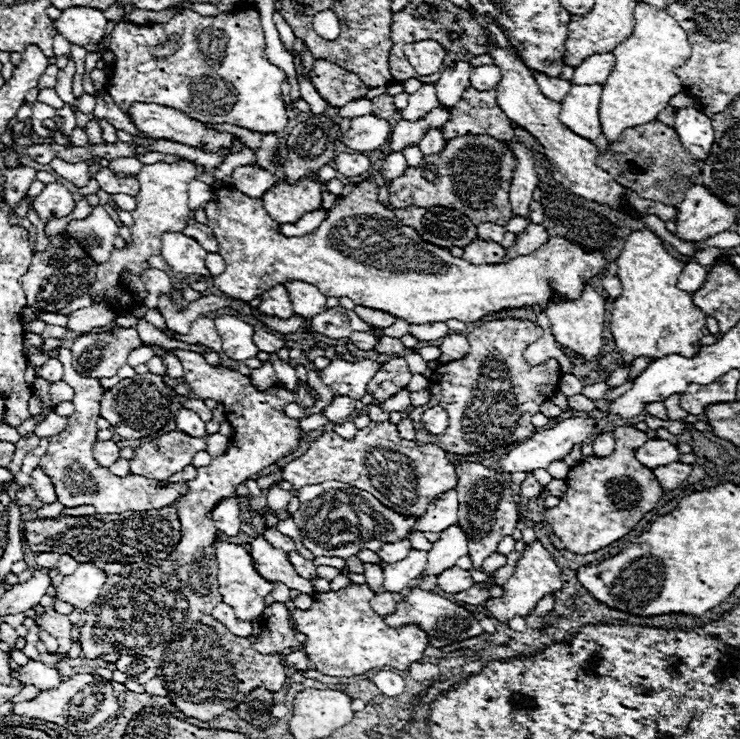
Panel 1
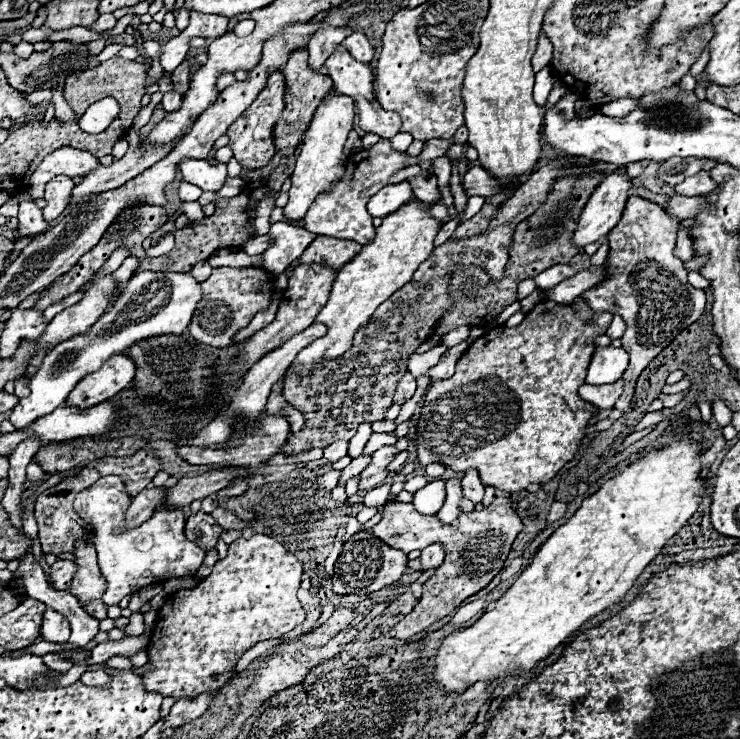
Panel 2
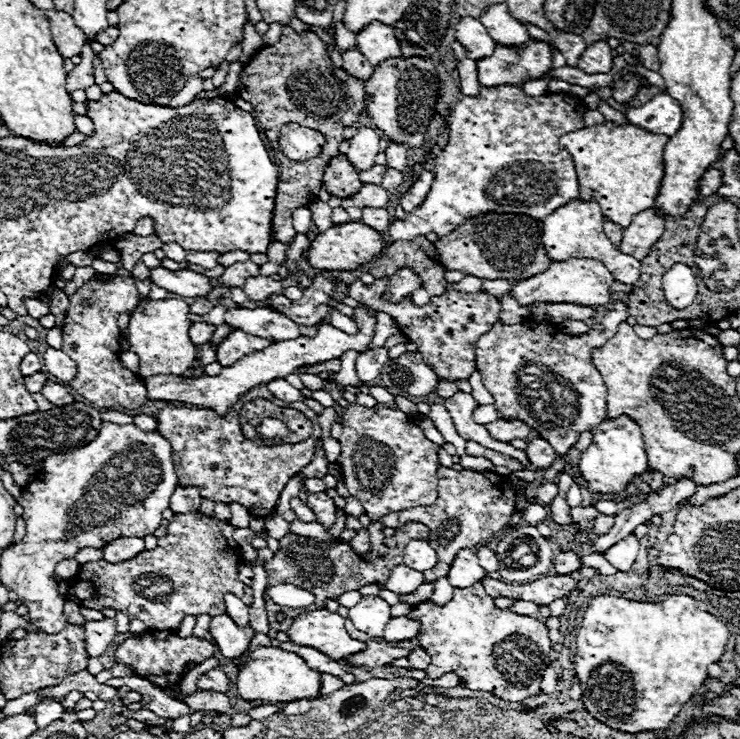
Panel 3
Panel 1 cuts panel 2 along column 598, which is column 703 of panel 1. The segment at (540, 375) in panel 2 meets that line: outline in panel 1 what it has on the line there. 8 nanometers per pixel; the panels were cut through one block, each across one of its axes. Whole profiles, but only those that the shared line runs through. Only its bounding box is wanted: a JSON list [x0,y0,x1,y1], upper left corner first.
[610,230,708,362]

